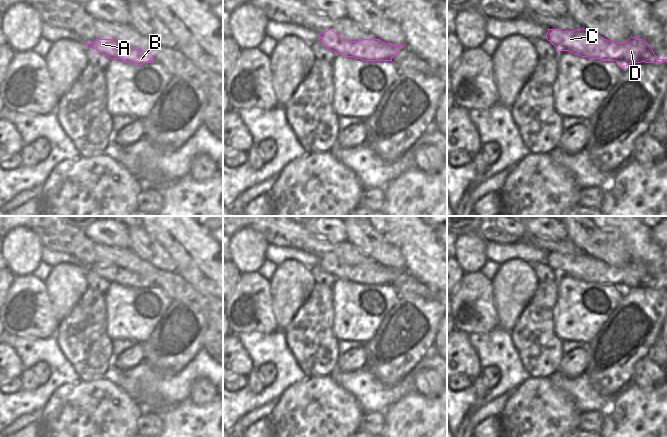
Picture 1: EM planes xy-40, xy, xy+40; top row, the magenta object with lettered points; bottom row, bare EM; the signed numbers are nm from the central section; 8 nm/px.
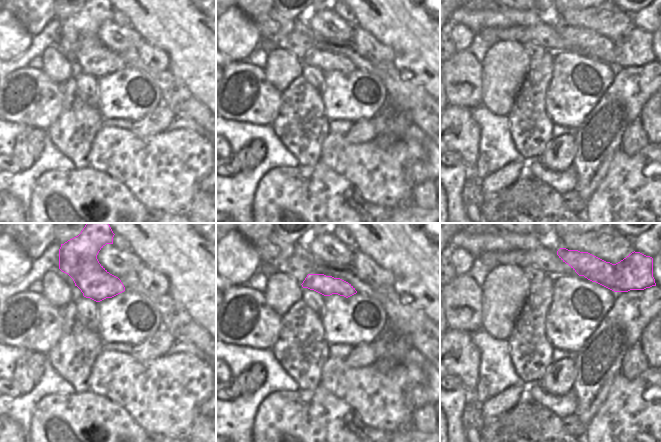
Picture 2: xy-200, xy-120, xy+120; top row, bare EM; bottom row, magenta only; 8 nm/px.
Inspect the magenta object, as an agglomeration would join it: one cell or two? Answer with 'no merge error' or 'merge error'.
no merge error

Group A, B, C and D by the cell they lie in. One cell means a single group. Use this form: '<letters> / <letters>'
A B C D

